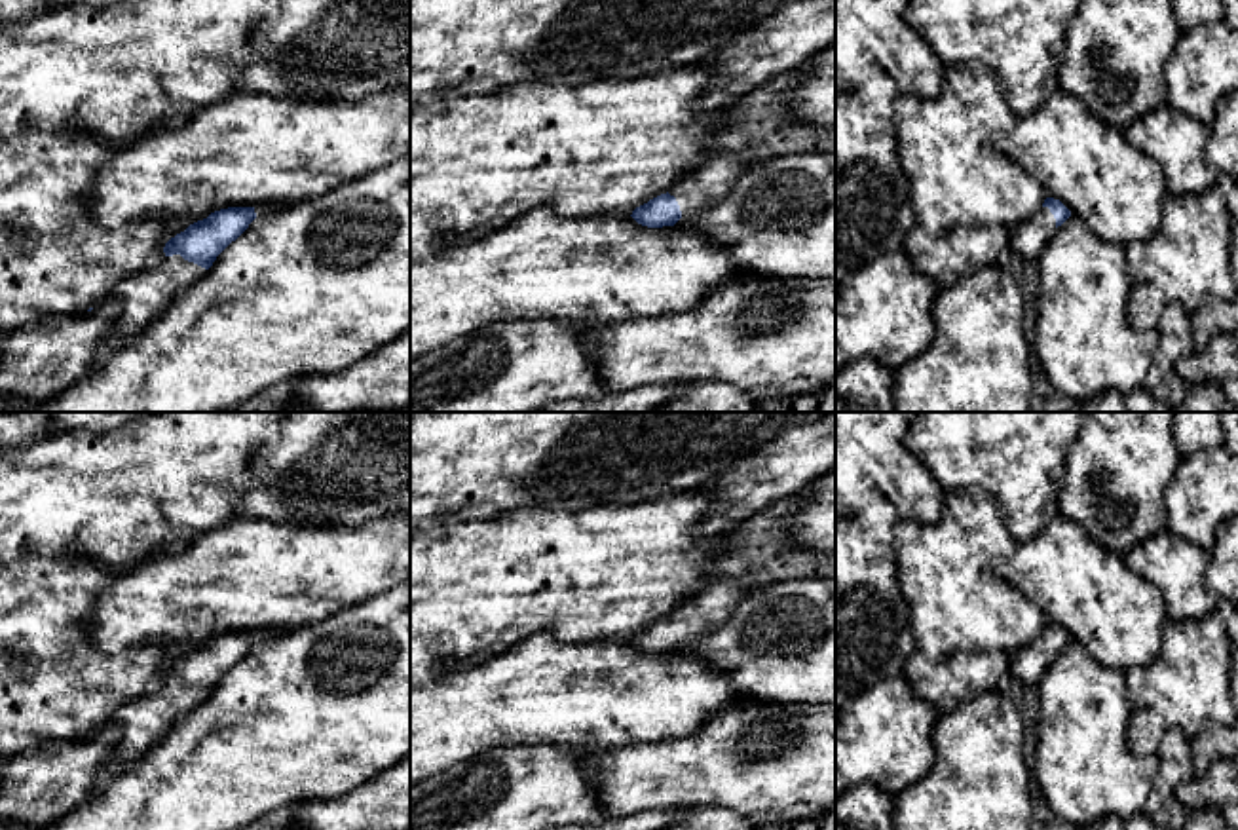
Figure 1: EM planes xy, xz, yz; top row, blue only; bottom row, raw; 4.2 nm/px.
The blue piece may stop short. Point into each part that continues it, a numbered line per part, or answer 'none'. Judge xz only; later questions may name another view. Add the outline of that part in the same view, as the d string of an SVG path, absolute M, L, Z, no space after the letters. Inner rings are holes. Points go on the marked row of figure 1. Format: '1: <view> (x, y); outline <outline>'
1: xz (712, 179); outline M716 154L701 161L684 180L668 190L676 198L682 217L703 211L708 203L725 198L737 179L756 161Z

